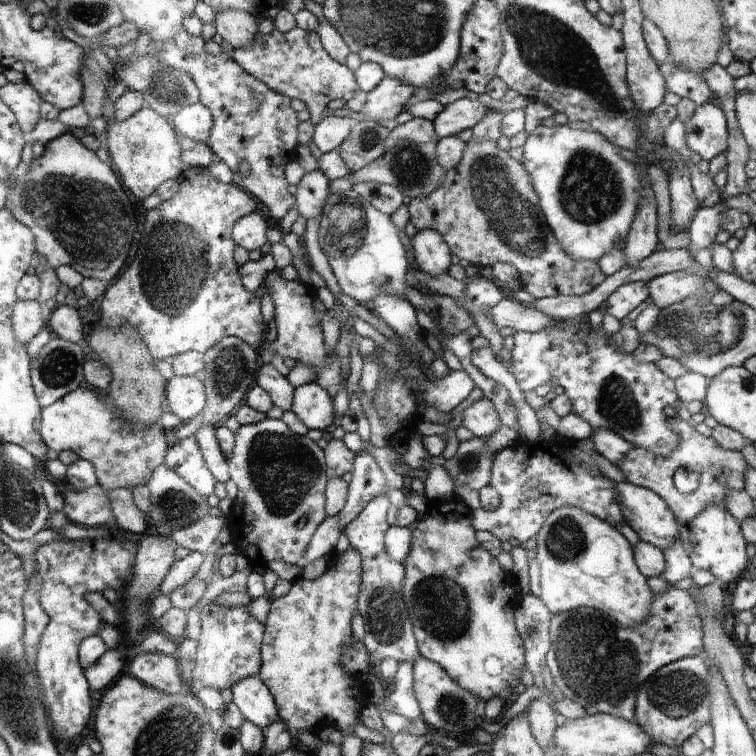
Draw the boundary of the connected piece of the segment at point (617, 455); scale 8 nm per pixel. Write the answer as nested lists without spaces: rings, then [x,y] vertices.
[[[592,428],[590,440],[599,454],[615,465],[622,463],[634,447],[628,440],[608,428]]]

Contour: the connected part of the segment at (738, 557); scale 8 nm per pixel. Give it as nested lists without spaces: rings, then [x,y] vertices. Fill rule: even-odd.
[[[708,504],[701,514],[681,526],[679,538],[686,554],[690,557],[695,569],[714,574],[718,582],[728,584],[742,576],[748,566],[746,558],[746,539],[742,538],[740,524],[725,506]]]

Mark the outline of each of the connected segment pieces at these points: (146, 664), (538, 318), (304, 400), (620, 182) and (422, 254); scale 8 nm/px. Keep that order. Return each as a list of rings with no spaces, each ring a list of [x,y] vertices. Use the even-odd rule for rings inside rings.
[[[145,653],[133,660],[130,670],[132,676],[138,677],[147,685],[165,693],[176,694],[182,690],[179,667],[172,655]]]
[[[502,297],[502,300],[490,310],[492,322],[501,329],[510,326],[517,331],[540,332],[542,328],[550,328],[555,322],[552,317],[528,307],[522,302],[514,302],[510,298]]]
[[[308,382],[296,389],[291,409],[308,429],[322,430],[328,434],[328,426],[332,426],[334,408],[326,389],[316,382]]]
[[[568,125],[558,126],[534,126],[534,132],[528,135],[525,144],[523,145],[524,152],[522,152],[522,164],[525,166],[526,172],[529,172],[530,178],[532,178],[534,192],[540,197],[541,210],[545,213],[546,222],[553,229],[555,236],[558,240],[558,244],[562,246],[566,253],[569,253],[574,260],[592,260],[597,262],[602,256],[605,256],[612,248],[620,246],[627,239],[629,233],[632,231],[634,220],[636,219],[638,208],[641,207],[642,199],[642,181],[641,176],[638,174],[638,169],[635,163],[631,163],[624,159],[624,156],[620,154],[620,147],[610,142],[606,137],[603,137],[601,133],[596,133],[588,130],[579,130],[568,127]]]
[[[424,228],[418,230],[411,238],[417,266],[428,276],[445,276],[450,274],[450,250],[445,238],[438,230]]]

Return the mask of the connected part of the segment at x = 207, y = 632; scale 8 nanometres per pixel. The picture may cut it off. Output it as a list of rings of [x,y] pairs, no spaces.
[[[223,600],[210,602],[200,609],[201,634],[197,640],[196,668],[192,674],[191,690],[202,687],[224,690],[238,680],[261,672],[261,644],[265,624],[258,622],[250,613],[248,605],[225,604]]]

